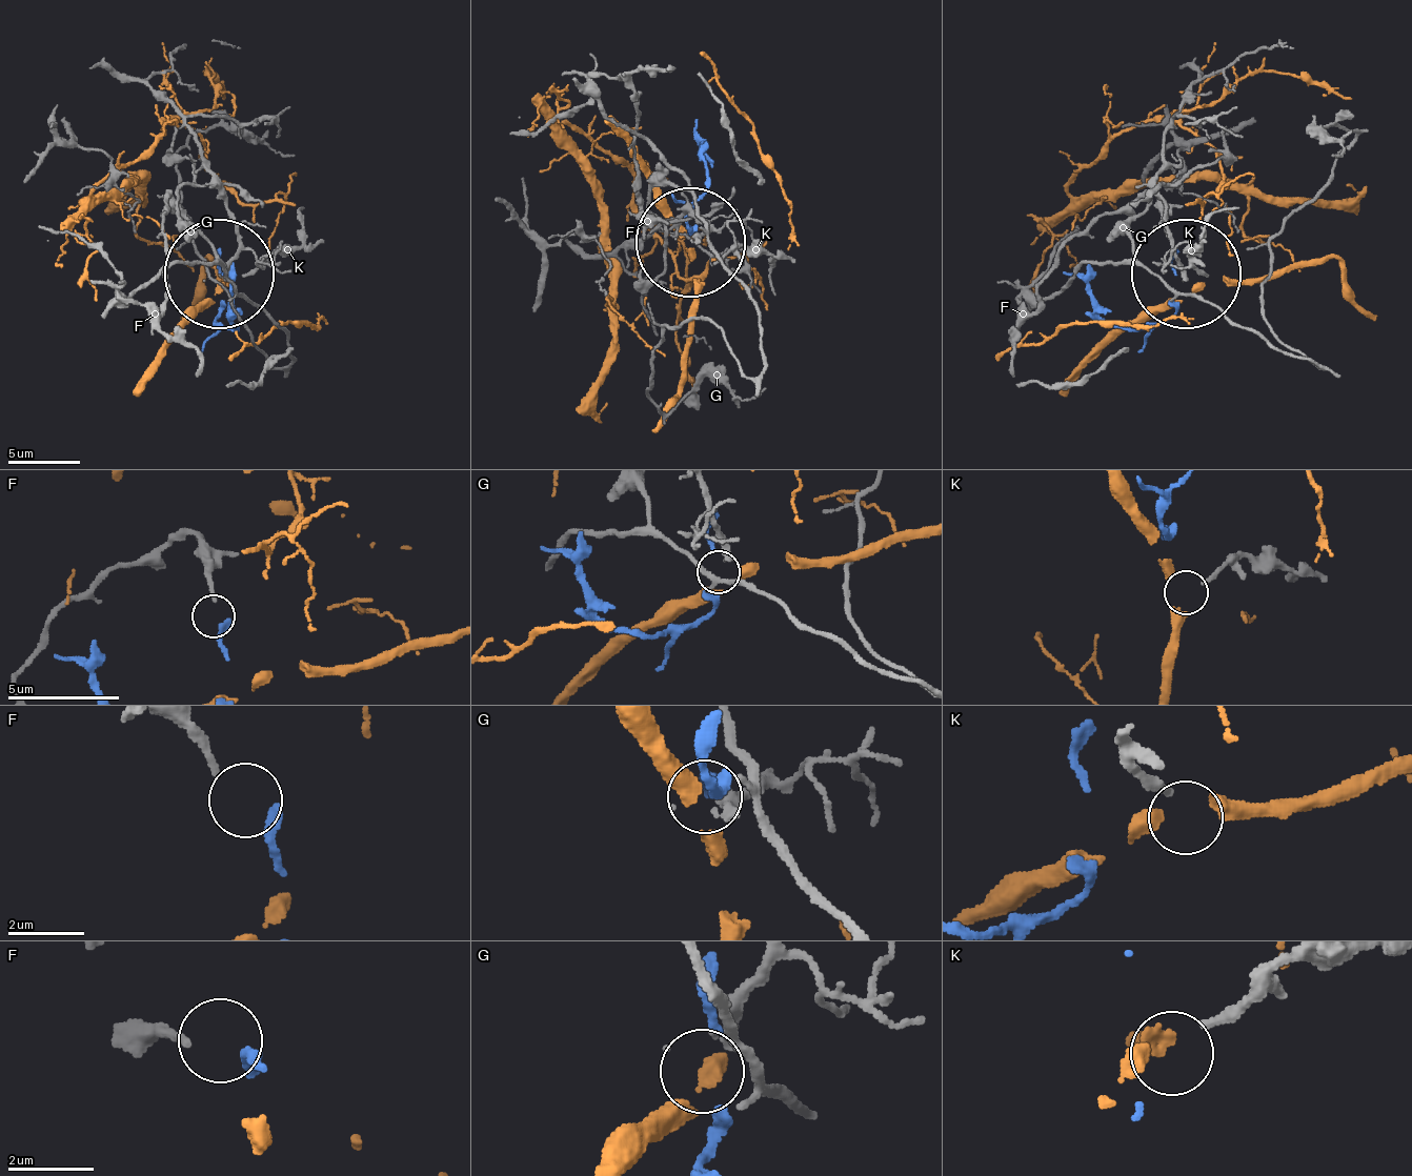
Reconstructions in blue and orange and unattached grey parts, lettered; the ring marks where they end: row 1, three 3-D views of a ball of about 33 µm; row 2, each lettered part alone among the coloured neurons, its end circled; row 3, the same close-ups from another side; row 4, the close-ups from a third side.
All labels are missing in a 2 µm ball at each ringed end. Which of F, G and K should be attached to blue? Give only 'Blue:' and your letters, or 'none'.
Blue: F

